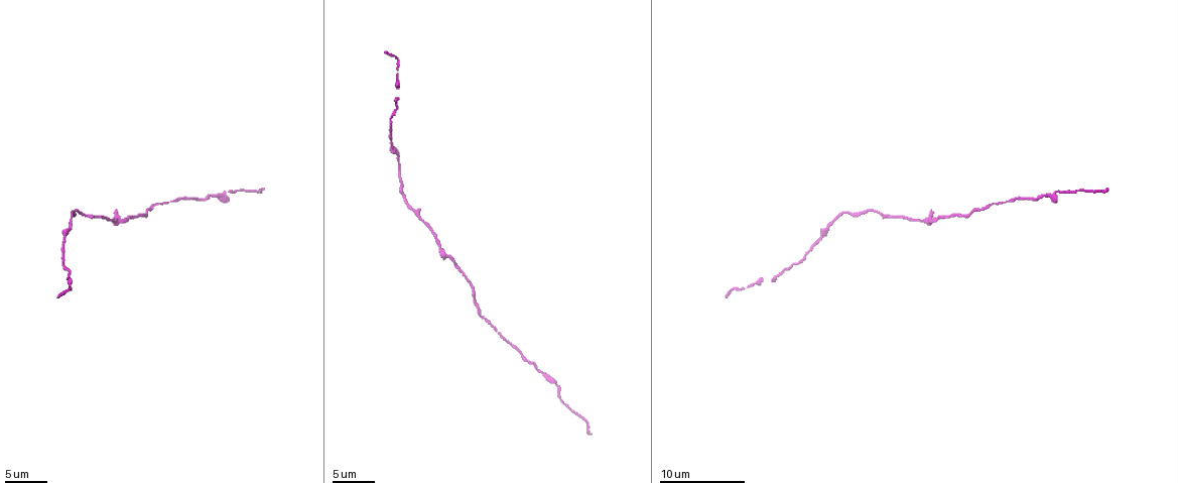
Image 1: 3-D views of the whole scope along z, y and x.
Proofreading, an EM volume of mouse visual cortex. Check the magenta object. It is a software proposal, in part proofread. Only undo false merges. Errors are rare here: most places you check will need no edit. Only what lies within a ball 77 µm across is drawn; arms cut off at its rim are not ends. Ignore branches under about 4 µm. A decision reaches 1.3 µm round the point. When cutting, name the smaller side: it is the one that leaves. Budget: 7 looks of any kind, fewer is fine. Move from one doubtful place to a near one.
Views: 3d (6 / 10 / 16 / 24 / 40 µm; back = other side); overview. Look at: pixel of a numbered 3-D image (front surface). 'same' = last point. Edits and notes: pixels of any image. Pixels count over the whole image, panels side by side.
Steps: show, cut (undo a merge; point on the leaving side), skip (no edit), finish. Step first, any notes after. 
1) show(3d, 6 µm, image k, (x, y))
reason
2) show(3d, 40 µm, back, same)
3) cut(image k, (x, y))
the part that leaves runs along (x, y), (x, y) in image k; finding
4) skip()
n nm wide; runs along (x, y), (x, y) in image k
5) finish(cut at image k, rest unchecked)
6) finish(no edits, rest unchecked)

show(3d, 10 µm, image 1, (397, 100))
thick turns thin

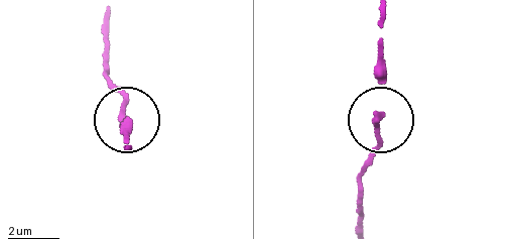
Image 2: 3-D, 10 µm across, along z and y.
show(3d, 10 µm, back, image 2, (375, 120))

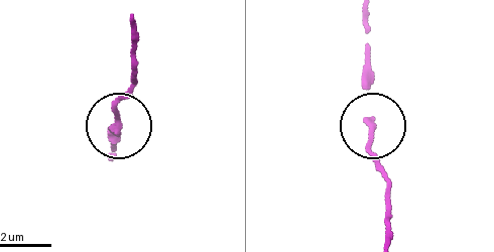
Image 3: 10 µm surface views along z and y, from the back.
skip()
one cell here

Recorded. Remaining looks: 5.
show(3d, 16 µm, image 1, (833, 223))
calibre changes

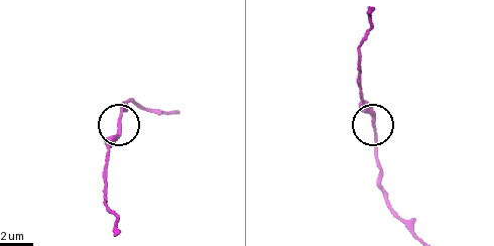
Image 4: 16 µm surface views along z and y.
skip()
200 nm wide; runs along (414, 232), (396, 212), (381, 182), (371, 114), (359, 91) in image 4; all the same cell

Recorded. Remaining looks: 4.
show(3d, 10 µm, image 1, (439, 247))

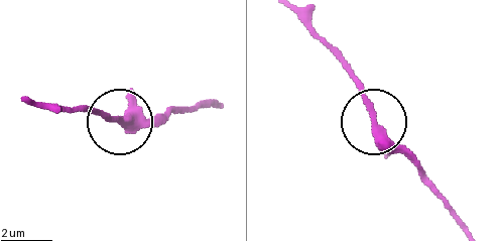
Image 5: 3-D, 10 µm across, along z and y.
show(3d, 10 µm, back, image 5, (118, 118))

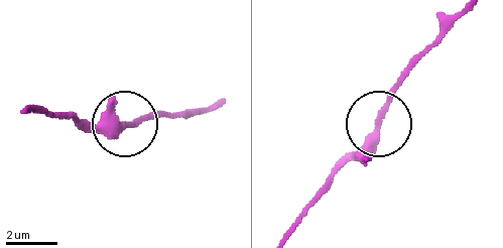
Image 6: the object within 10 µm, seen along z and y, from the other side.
skip()
one cell here

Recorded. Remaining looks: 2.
show(3d, 16 µm, image 1, (558, 386))
sudden change in width

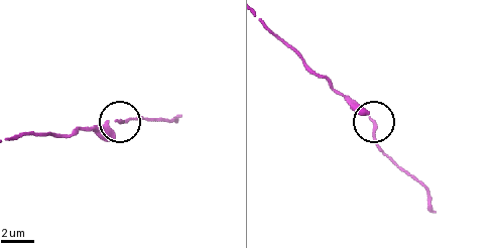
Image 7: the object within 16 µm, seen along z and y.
show(3d, 16 µm, back, image 7, (370, 121))

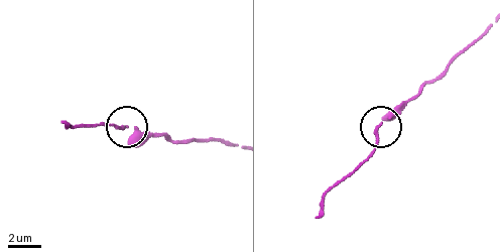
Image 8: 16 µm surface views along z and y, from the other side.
skip()
runs along (489, 27), (383, 121), (376, 149), (368, 159) in image 8; one cell here

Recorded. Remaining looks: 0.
finish(no edits, rest unchecked)

